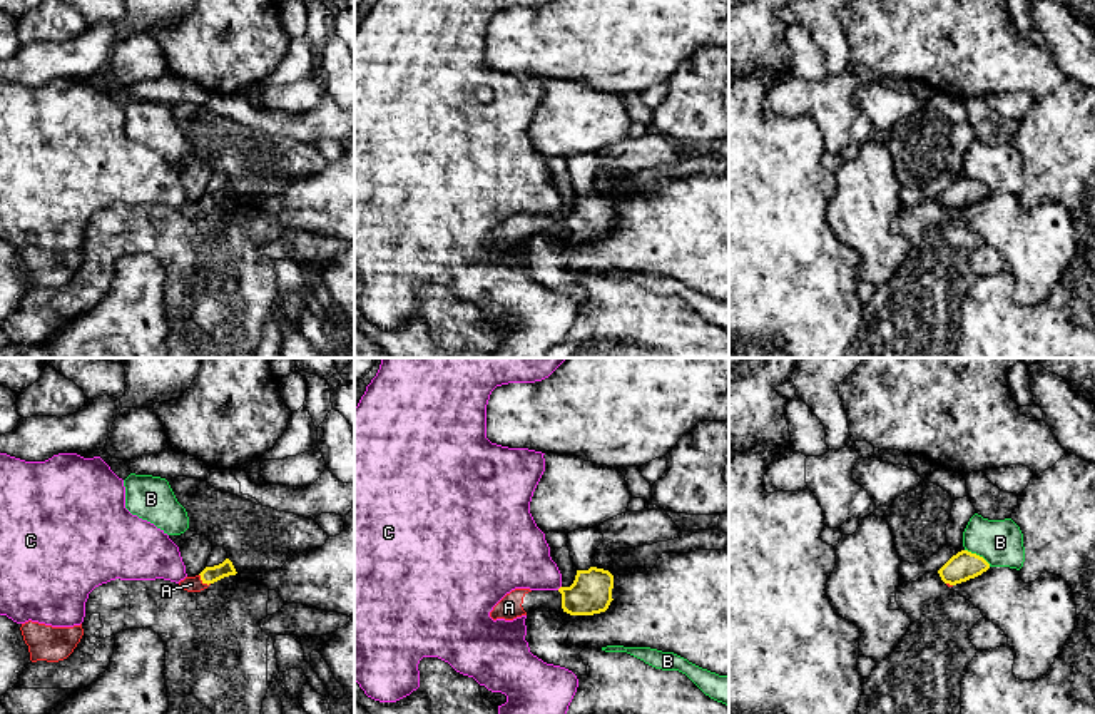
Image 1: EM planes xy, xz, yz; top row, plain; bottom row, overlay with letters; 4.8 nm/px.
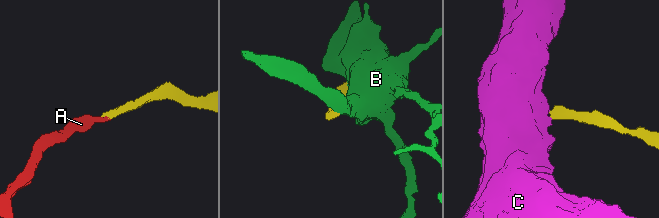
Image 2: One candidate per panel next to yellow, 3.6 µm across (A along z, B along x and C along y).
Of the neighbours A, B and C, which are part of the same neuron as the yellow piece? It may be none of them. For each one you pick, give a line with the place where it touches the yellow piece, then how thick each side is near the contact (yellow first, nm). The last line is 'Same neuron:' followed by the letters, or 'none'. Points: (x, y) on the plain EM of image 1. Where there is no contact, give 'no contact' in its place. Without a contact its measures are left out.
A: meets yellow in xy at (203, 206); 80 nm thick on the yellow side, 80 nm on the other
Same neuron: A

